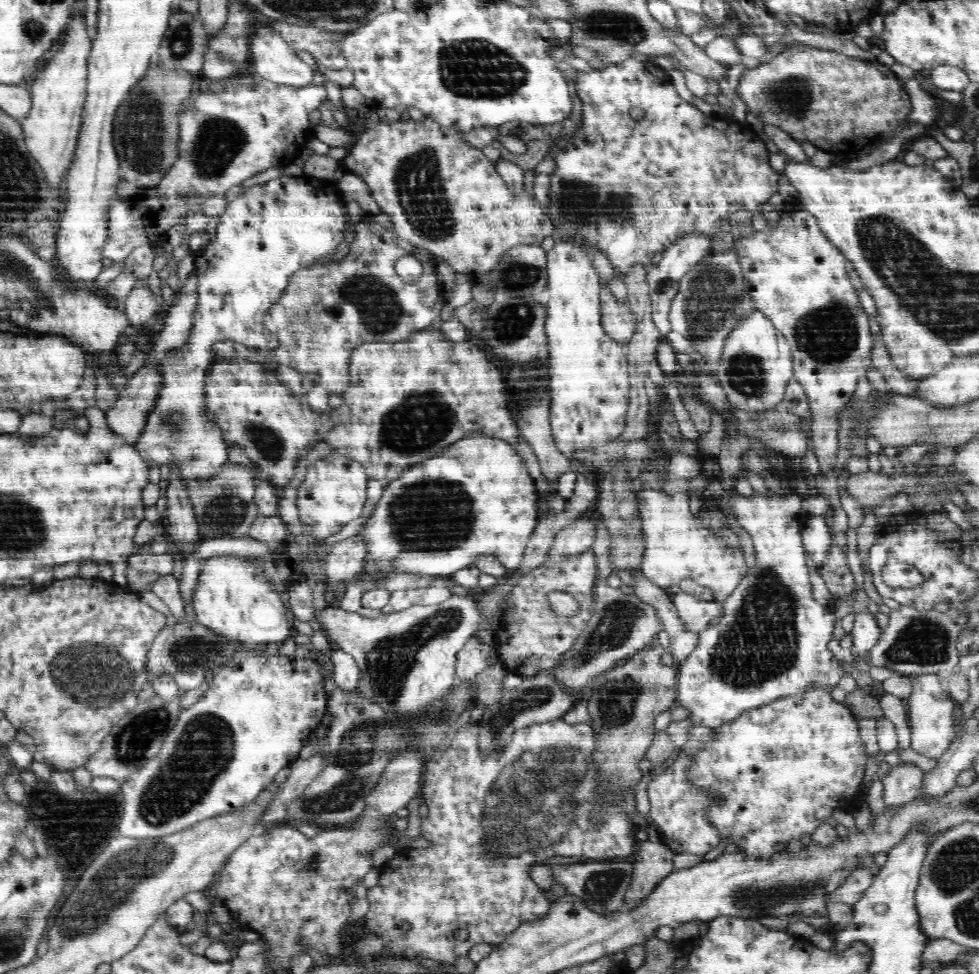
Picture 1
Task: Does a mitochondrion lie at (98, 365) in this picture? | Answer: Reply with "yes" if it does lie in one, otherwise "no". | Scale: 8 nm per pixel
no

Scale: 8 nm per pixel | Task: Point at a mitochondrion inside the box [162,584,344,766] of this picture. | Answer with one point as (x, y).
(192, 651)

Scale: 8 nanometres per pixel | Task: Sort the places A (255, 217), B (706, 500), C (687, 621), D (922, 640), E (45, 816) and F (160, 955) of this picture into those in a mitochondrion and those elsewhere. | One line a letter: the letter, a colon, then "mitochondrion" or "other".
A: other
B: other
C: other
D: mitochondrion
E: mitochondrion
F: other

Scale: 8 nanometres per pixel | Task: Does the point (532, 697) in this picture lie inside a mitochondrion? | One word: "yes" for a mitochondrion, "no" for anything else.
yes

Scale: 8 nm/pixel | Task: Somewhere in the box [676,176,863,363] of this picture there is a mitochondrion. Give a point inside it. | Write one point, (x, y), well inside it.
(714, 297)

